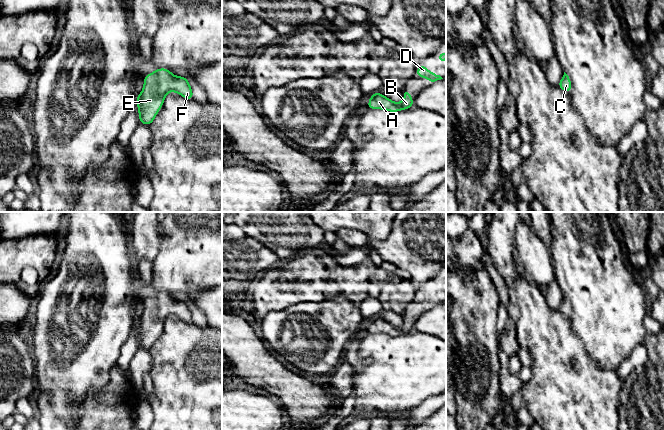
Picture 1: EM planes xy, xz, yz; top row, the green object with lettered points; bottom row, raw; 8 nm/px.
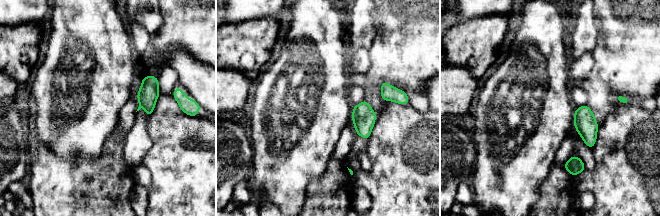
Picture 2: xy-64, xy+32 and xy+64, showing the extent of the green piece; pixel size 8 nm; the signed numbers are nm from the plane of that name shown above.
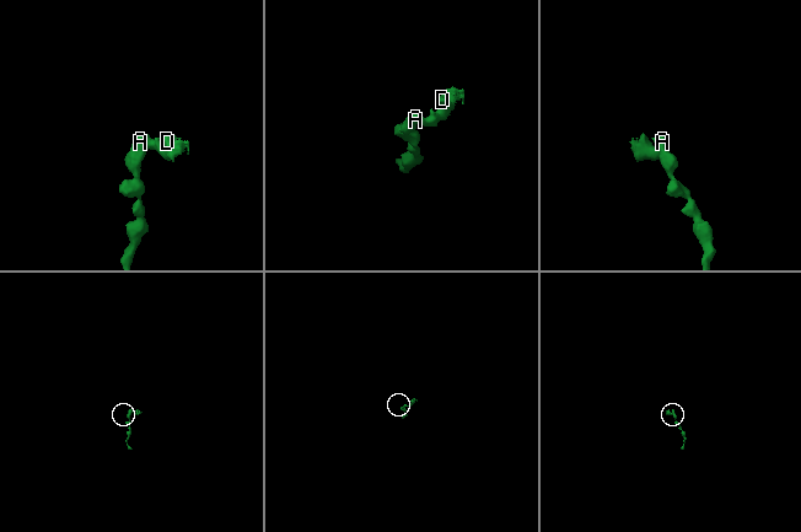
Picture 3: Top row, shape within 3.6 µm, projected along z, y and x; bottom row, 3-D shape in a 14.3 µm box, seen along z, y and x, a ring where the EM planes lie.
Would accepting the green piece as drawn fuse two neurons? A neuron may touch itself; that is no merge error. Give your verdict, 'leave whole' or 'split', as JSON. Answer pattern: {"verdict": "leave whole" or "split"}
{"verdict": "leave whole"}

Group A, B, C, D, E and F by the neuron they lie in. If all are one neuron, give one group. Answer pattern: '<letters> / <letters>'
A B C D E F

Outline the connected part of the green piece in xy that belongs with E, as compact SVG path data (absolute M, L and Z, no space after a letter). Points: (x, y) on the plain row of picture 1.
M166 292L155 294L146 299L143 304L144 312L136 321L141 348L150 350L169 315L177 316L187 324L194 324L188 302L174 300Z

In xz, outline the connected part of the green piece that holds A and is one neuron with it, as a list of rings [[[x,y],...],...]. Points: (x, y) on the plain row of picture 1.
[[[406,313],[402,314],[404,323],[400,327],[394,327],[389,322],[383,320],[379,316],[376,316],[371,319],[370,324],[367,328],[367,331],[370,333],[385,333],[390,336],[397,336],[400,334],[405,334],[411,332],[414,327],[414,323],[412,323],[412,318]]]

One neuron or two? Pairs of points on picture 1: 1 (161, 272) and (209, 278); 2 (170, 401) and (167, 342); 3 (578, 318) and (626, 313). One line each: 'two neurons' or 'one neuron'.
1: one neuron
2: one neuron
3: one neuron

